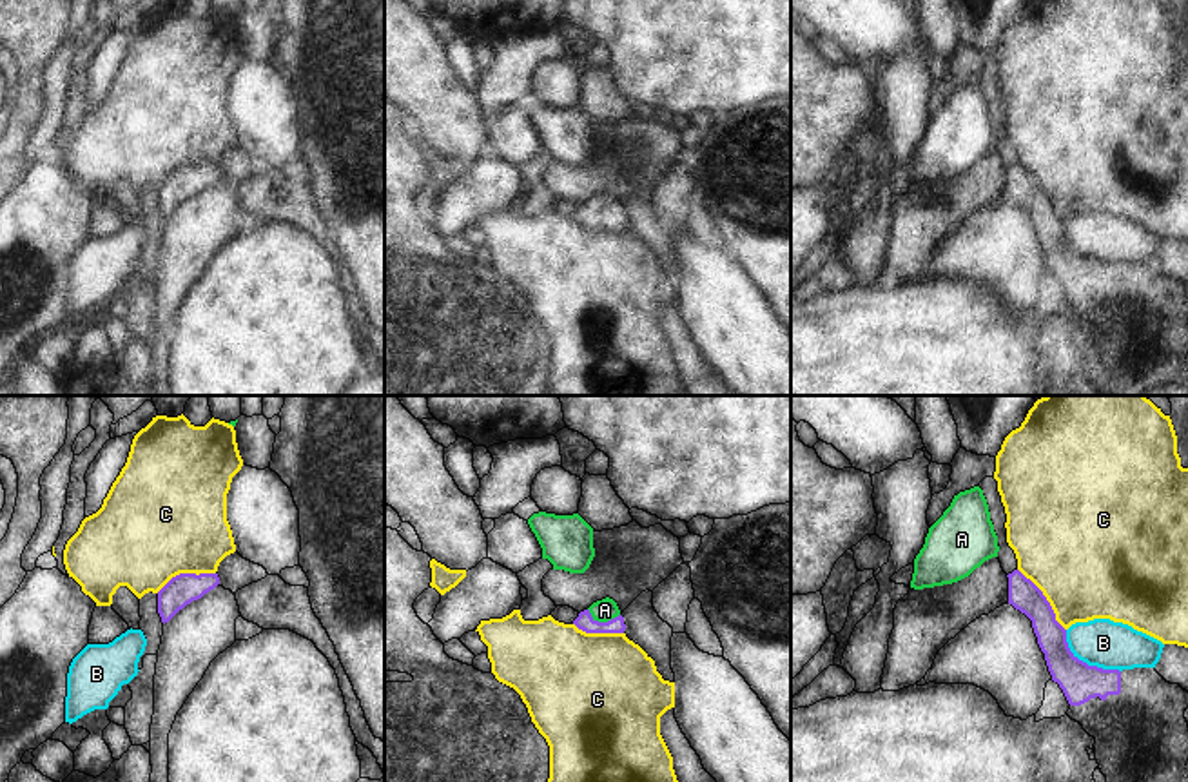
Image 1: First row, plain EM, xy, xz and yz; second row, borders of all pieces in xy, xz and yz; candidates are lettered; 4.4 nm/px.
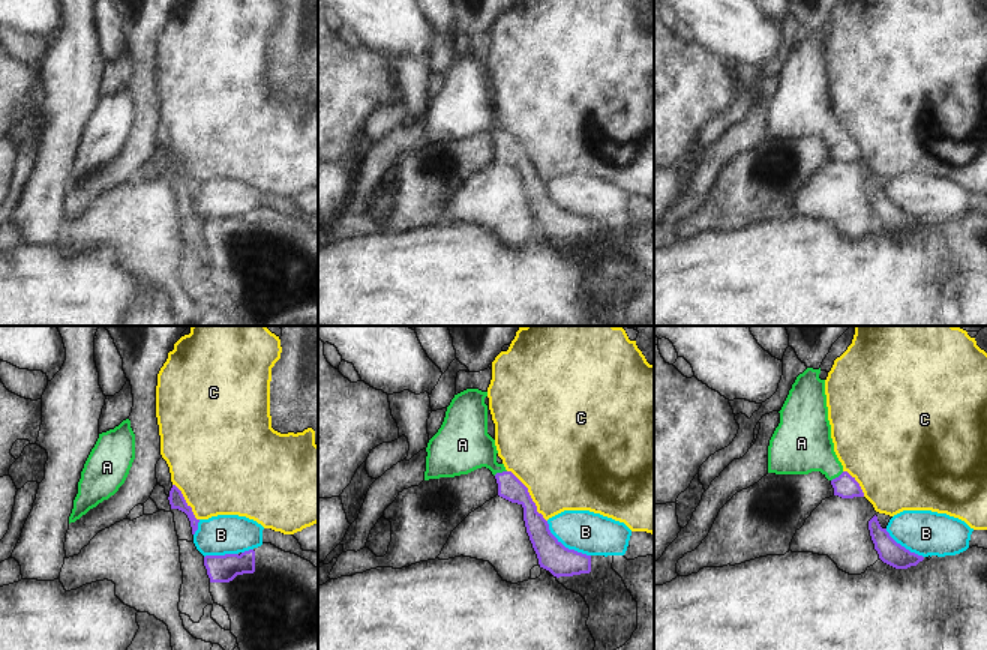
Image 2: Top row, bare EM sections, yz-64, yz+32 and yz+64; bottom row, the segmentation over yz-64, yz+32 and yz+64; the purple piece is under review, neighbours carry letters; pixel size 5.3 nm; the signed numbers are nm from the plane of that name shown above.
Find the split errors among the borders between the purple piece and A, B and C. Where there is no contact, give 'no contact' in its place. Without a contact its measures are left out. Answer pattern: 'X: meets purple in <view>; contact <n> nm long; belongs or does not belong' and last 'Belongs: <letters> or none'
A: meets purple in xz; contact 150 nm long; belongs
B: meets purple in yz; contact 320 nm long; does not belong
C: meets purple in yz; contact 360 nm long; does not belong
Belongs: A

